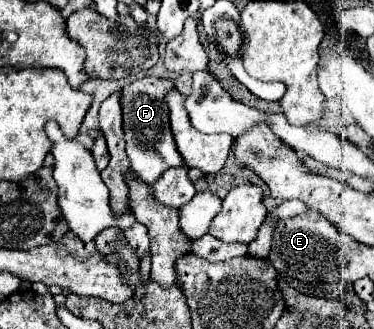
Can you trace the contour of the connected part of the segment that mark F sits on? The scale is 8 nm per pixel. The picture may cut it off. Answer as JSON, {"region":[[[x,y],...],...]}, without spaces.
{"region":[[[145,76],[141,80],[135,80],[133,84],[125,86],[121,106],[123,106],[123,130],[125,130],[125,142],[127,142],[127,154],[131,160],[131,170],[143,178],[143,182],[155,184],[157,178],[173,166],[183,166],[183,160],[179,158],[175,150],[175,140],[171,138],[169,130],[169,108],[165,102],[167,92],[175,88],[175,82],[171,78],[157,78],[157,76]]]}

